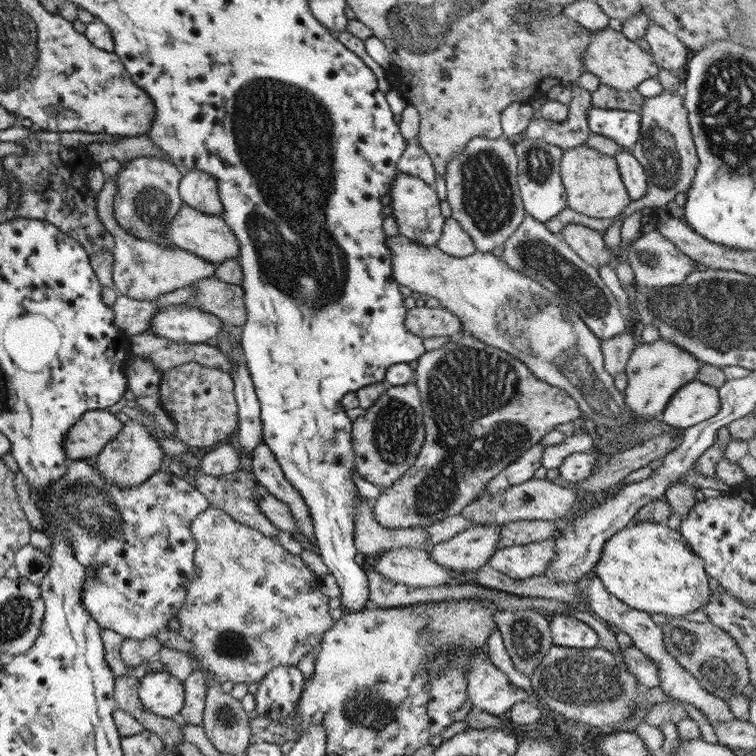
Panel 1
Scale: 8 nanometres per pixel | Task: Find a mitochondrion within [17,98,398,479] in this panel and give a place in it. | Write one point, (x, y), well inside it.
(153, 207)

